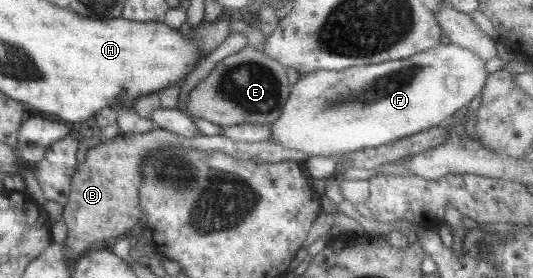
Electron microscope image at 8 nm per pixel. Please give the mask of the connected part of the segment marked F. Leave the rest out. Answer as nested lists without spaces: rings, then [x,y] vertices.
[[[448,43],[405,59],[378,64],[356,64],[342,70],[314,70],[298,77],[278,118],[271,123],[268,140],[306,155],[332,158],[346,152],[377,147],[446,123],[462,106],[472,104],[489,75],[484,61],[471,50]]]

